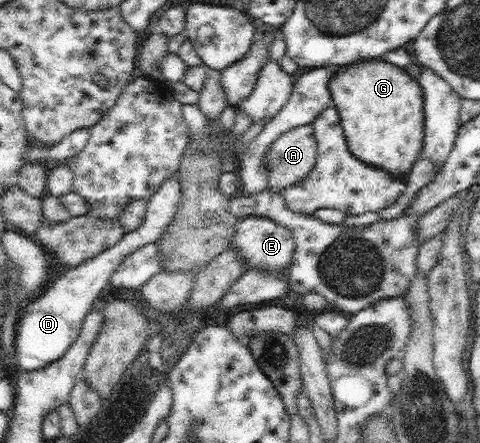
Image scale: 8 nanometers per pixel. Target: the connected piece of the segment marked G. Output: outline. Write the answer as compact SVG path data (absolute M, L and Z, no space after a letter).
M383 58L361 59L339 67L328 79L328 88L350 152L397 178L406 178L425 136L423 90L417 79Z

